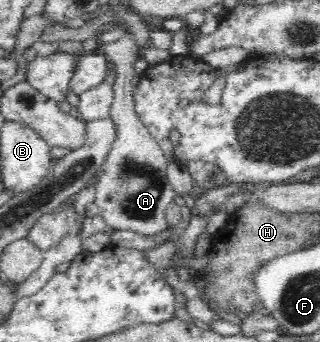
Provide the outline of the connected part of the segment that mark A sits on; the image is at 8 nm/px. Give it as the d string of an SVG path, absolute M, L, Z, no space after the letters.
M125 29L124 38L106 45L100 45L98 54L103 55L114 66L117 77L113 85L113 101L110 116L118 127L118 136L104 162L103 173L95 184L95 203L99 216L108 227L118 231L133 231L143 236L155 236L168 229L165 212L177 191L170 179L167 168L175 164L173 151L164 154L156 137L142 123L134 104L134 62L141 56L138 51L136 35Z

